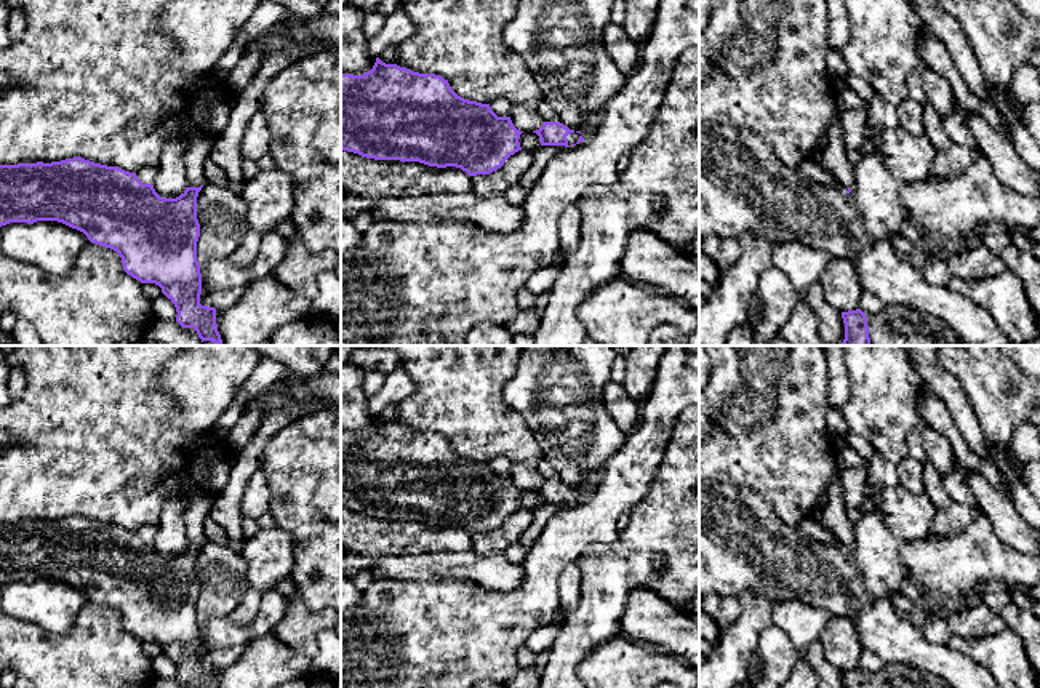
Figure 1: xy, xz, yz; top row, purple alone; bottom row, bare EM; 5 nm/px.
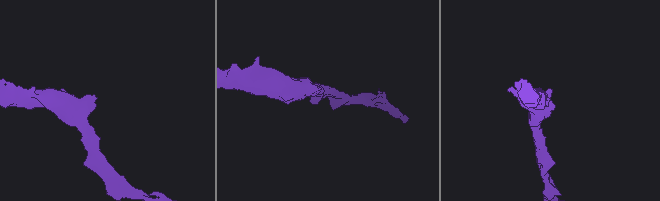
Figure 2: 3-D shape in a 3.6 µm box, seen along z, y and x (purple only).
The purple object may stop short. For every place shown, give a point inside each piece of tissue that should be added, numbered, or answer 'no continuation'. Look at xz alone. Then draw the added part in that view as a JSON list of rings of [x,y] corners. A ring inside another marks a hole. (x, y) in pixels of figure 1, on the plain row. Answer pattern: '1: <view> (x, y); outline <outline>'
1: xz (573, 496); outline [[[587,486],[581,488],[579,491],[576,491],[576,490],[574,490],[574,491],[570,491],[570,493],[566,494],[568,504],[576,502],[581,494],[584,496],[584,499],[587,499],[587,498],[590,496],[590,493],[592,493],[592,490],[587,488]]]

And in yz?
1: yz (831, 512); outline [[[838,475],[821,494],[811,517],[827,528],[834,534],[835,542],[843,549],[854,544],[854,523],[848,518],[846,510],[848,507],[842,494],[842,478]]]

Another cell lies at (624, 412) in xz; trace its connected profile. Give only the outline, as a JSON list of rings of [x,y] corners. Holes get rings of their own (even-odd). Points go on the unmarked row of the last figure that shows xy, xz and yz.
[[[611,379],[602,392],[602,402],[616,427],[626,435],[632,434],[640,421],[642,405],[630,398],[624,386]]]

